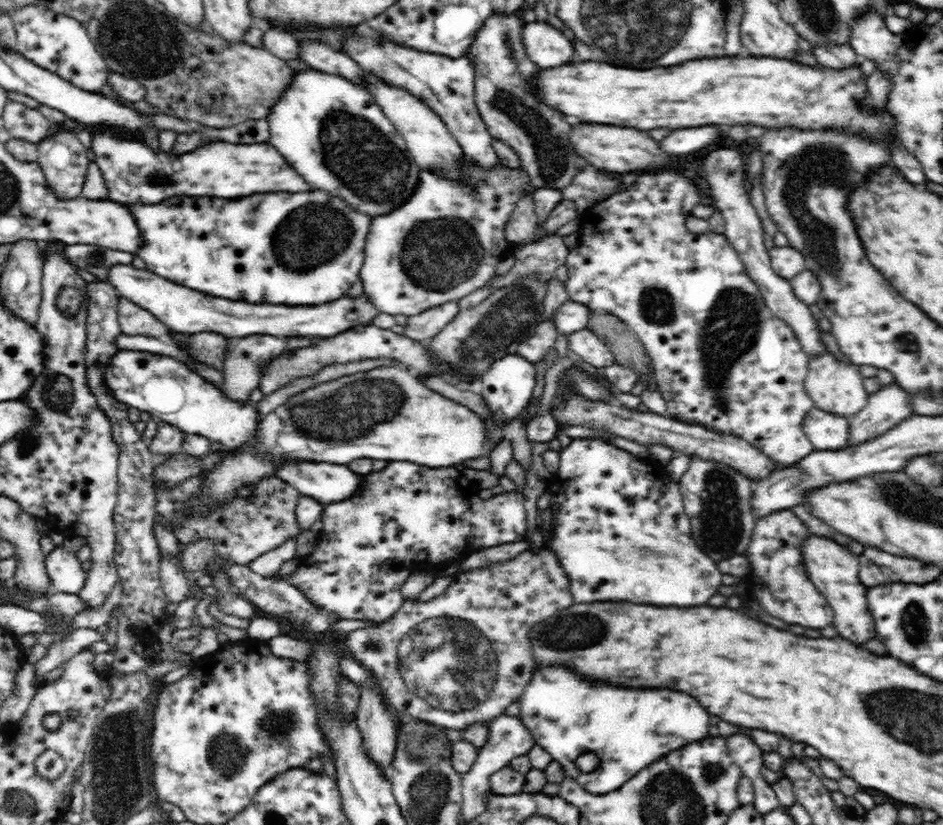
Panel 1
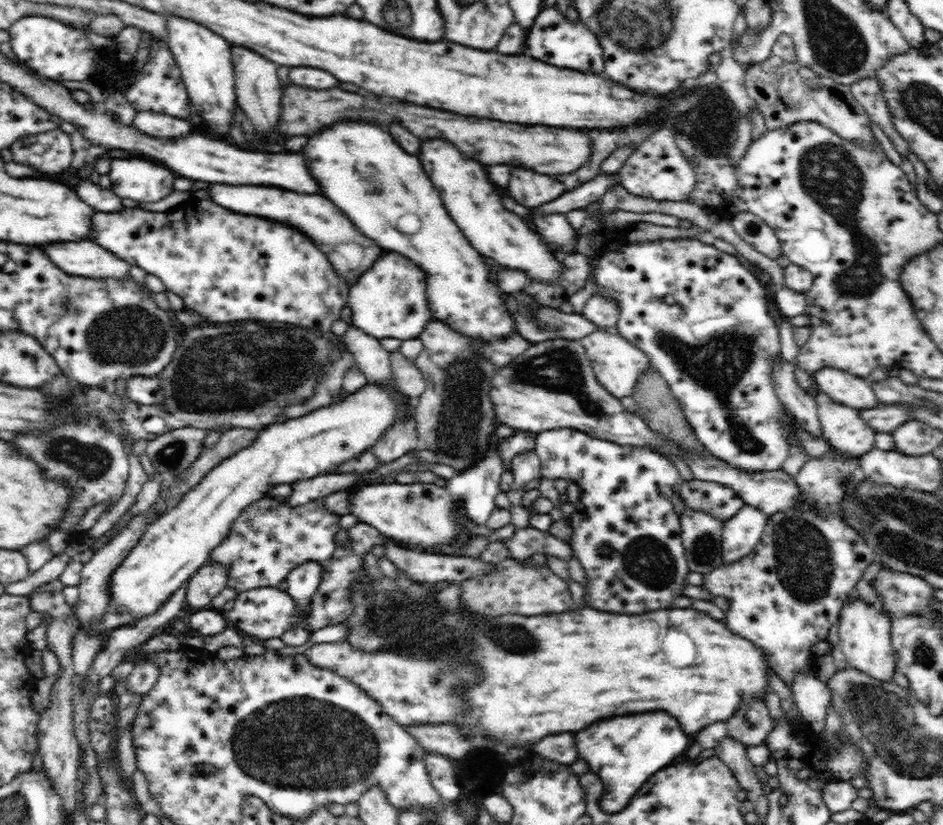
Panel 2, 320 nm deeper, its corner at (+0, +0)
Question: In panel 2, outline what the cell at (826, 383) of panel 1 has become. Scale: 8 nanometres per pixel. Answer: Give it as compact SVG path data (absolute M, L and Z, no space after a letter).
M816 387L812 395L817 405L824 439L833 448L847 456L862 457L876 448L875 431L862 420L858 410L832 401L826 393L822 393Z

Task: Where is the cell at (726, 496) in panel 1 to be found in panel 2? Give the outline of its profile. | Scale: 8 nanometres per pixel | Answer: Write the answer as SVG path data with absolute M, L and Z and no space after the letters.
M686 507L679 516L689 572L708 574L722 564L723 524L701 510Z

